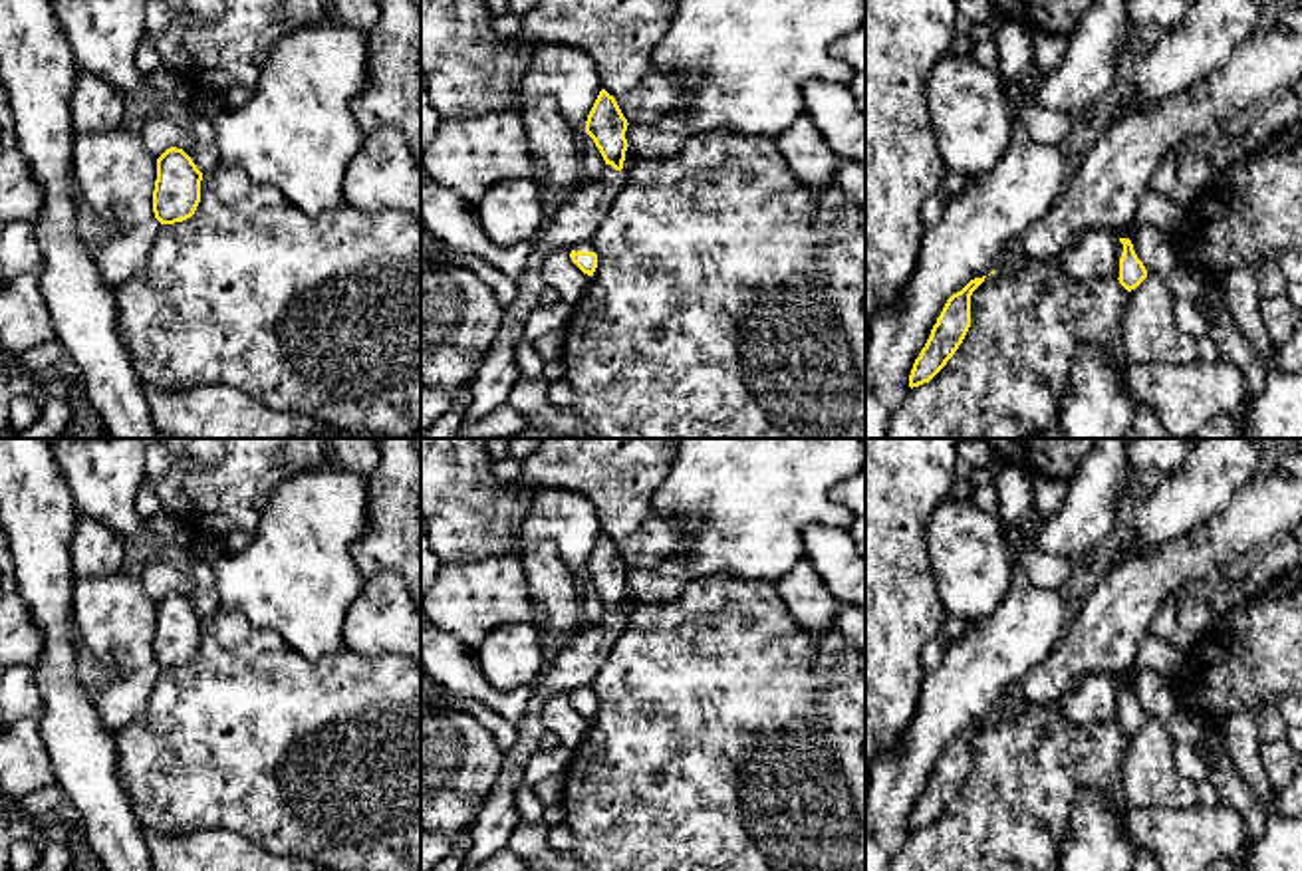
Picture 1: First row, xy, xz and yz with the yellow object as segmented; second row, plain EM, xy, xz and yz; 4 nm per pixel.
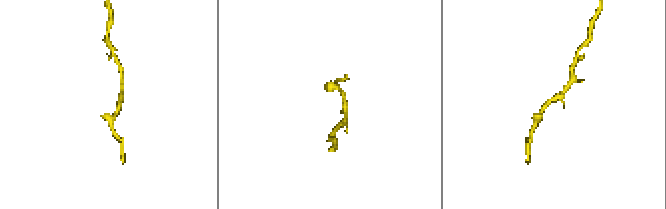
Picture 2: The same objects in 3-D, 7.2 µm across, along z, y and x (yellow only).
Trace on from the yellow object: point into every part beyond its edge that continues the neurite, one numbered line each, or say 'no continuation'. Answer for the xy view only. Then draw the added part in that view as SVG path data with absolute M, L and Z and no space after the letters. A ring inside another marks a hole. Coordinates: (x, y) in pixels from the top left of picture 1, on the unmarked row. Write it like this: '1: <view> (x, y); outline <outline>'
no continuation

